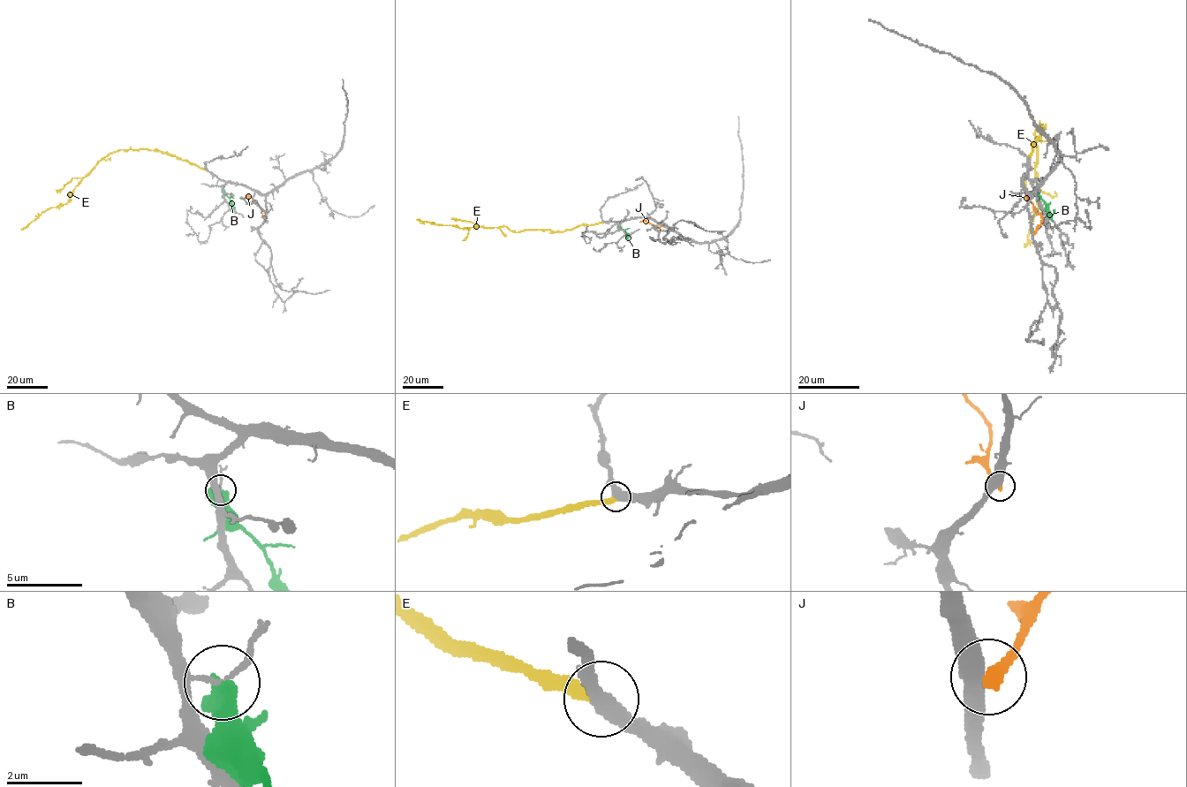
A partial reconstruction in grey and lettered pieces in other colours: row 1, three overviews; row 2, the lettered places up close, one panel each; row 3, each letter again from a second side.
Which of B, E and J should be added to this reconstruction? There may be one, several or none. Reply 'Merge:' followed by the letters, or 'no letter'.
Merge: E

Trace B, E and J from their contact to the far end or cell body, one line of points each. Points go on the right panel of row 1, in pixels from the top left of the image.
B: (1036, 187), (1049, 215), (1054, 209)
E: (1028, 157), (1032, 142), (1043, 132), (1039, 124), (1043, 125), (1035, 132), (1038, 207), (1024, 246)
J: (1034, 233), (1042, 217), (1028, 200)

